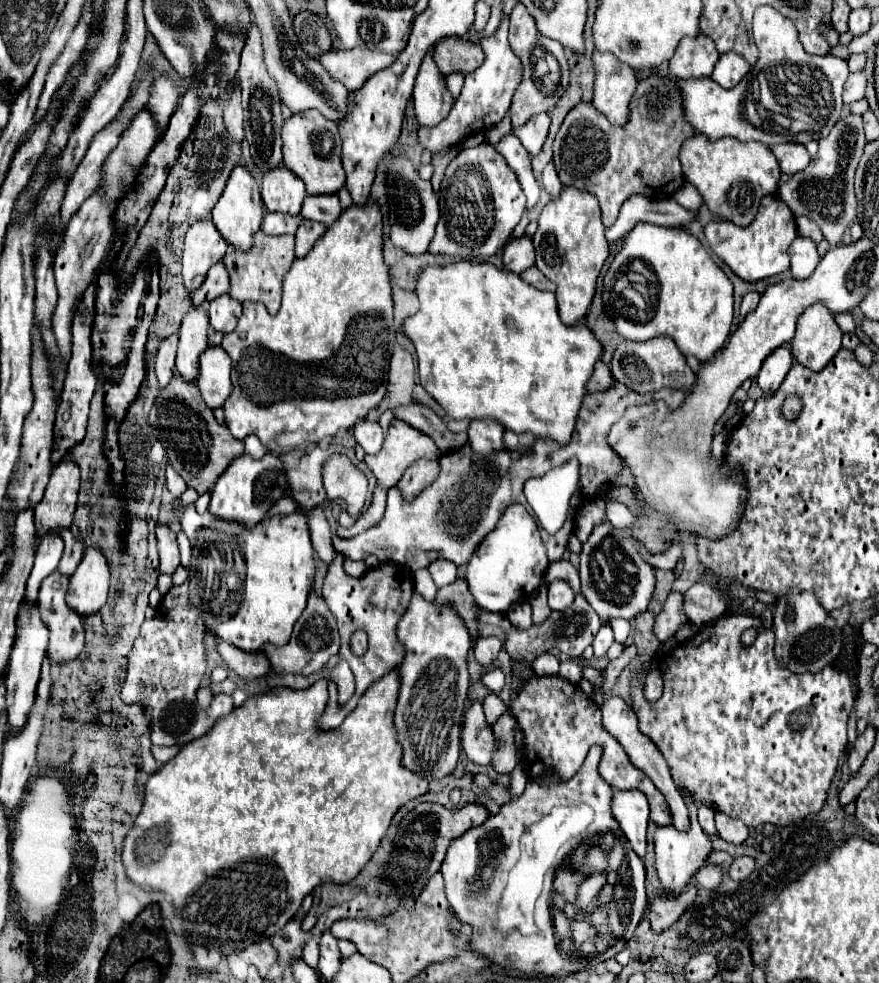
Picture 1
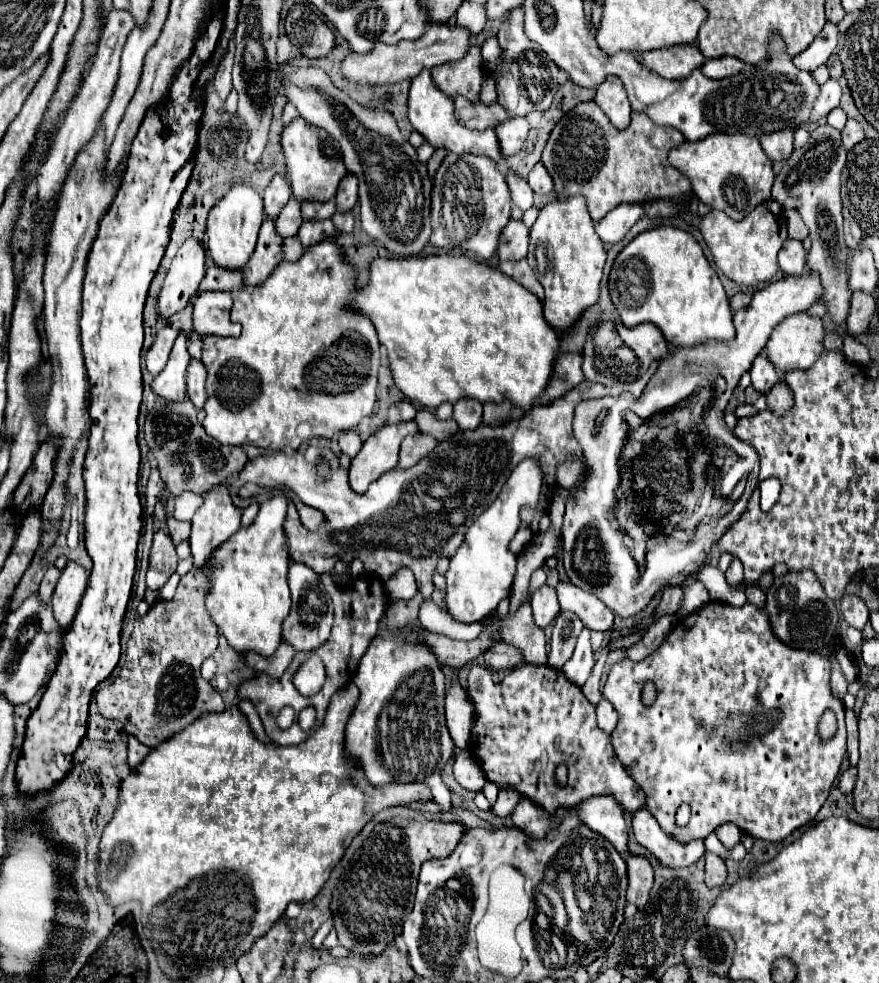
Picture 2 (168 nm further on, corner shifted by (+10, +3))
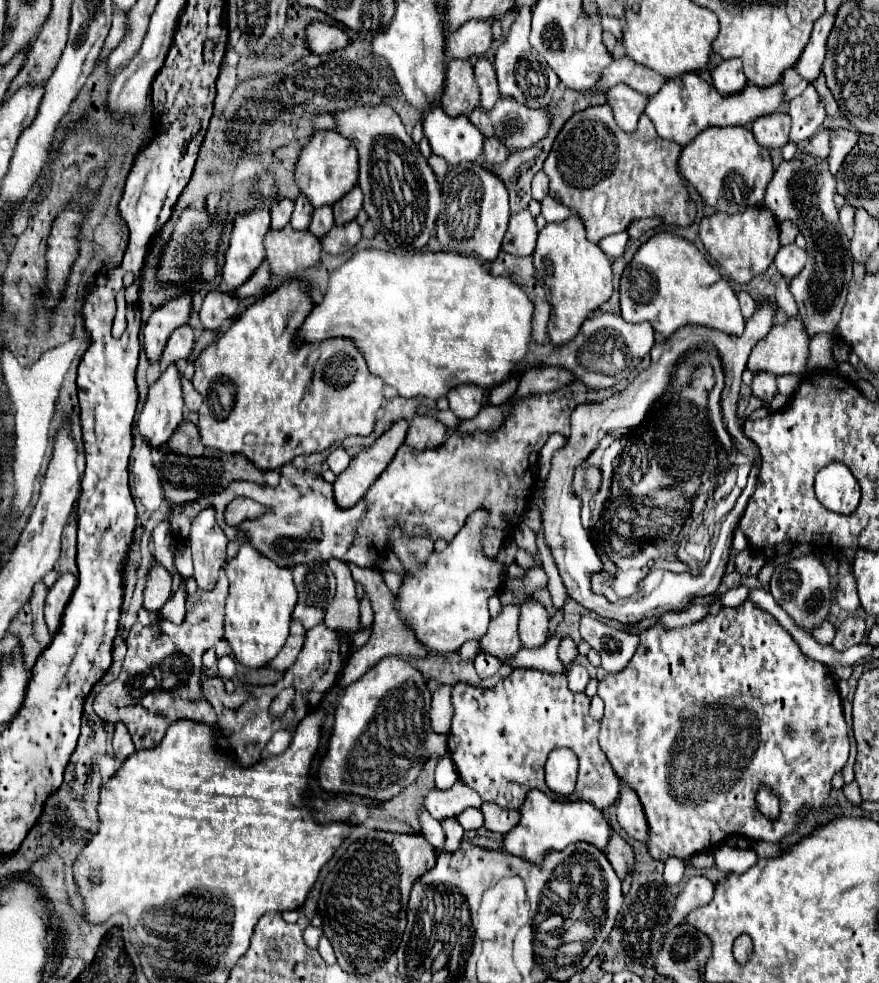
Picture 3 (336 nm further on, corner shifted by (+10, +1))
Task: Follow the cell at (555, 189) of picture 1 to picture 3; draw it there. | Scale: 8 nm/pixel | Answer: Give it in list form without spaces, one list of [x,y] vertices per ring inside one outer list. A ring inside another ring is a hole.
[[[537,172],[533,182],[531,182],[531,192],[533,192],[533,198],[535,200],[541,200],[549,194],[549,178],[545,172]]]

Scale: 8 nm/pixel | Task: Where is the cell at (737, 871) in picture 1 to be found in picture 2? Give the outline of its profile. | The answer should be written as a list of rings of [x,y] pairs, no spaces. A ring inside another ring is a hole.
[[[707,852],[705,854],[705,884],[709,888],[723,886],[725,878],[727,878],[727,866],[725,866],[725,862],[717,854]]]

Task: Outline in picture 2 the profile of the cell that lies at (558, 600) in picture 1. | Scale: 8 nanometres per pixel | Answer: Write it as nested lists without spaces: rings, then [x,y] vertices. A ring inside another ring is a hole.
[[[547,584],[531,594],[529,604],[531,604],[531,610],[533,610],[533,622],[539,628],[547,628],[559,614],[557,592]]]

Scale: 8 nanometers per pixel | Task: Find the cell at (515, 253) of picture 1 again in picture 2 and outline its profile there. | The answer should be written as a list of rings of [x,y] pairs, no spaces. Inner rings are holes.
[[[509,220],[499,238],[499,260],[521,260],[527,256],[529,228],[521,220]]]

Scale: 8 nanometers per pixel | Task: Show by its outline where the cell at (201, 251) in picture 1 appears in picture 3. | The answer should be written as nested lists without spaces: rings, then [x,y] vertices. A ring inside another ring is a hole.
[[[179,294],[171,298],[169,302],[157,306],[153,314],[149,316],[145,328],[143,328],[143,348],[149,356],[149,360],[159,360],[169,334],[187,324],[191,314],[191,294]]]

